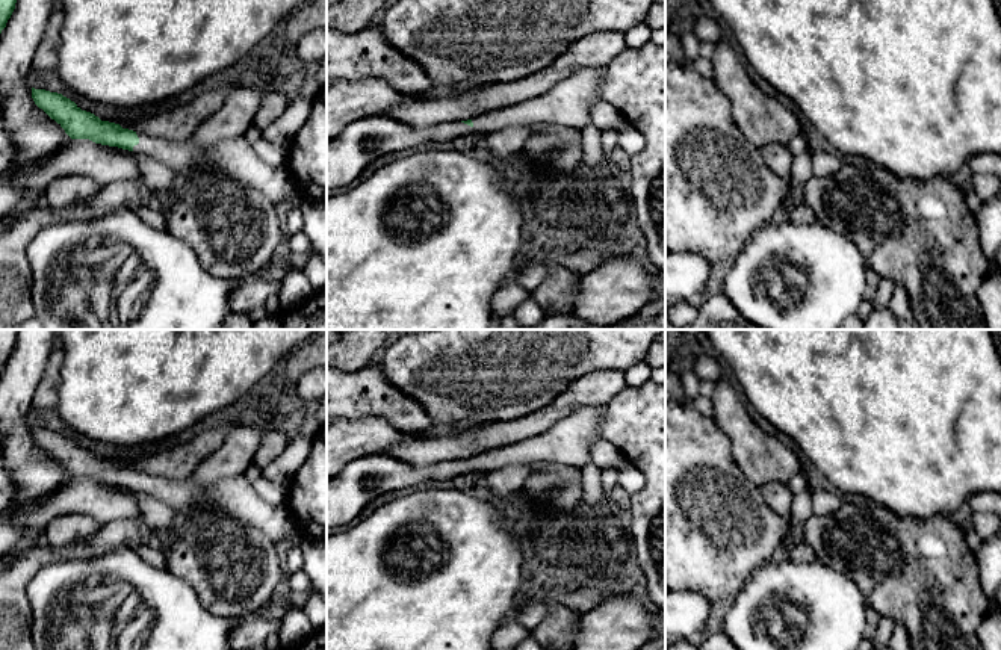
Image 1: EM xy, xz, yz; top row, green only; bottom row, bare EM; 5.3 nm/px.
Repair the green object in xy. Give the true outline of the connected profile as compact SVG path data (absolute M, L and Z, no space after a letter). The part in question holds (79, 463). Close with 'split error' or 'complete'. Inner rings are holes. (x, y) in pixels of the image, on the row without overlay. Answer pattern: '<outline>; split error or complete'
M32 426L32 437L71 478L89 478L95 482L147 493L178 512L201 511L210 506L260 531L277 544L287 537L302 540L290 509L263 500L245 475L219 479L212 485L198 485L187 479L145 475L122 467L119 463L101 460L57 431Z; split error

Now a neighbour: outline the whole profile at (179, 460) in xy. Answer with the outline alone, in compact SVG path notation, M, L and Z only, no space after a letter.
M213 426L187 441L175 441L156 452L127 453L119 464L157 478L187 479L207 457L222 446L234 428L237 426Z

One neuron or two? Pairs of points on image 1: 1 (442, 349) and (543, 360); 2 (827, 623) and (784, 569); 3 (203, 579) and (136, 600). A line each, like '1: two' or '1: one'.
1: one
2: one
3: two

